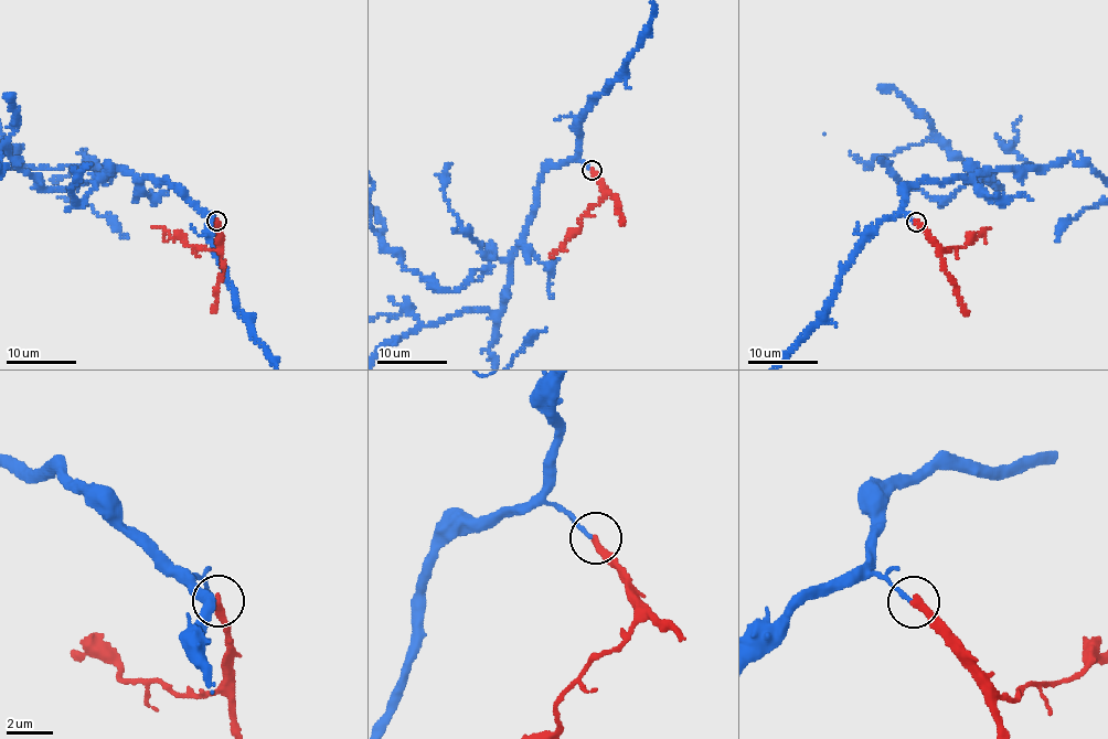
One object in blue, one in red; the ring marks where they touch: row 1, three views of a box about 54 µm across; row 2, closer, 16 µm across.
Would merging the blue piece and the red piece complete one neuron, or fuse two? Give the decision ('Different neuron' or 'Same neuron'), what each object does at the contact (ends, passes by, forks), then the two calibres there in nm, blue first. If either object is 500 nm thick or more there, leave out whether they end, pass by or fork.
Different neuron. At the ring blue ends. At the ring red ends. Thickness 170 nm (blue) against 340 nm

